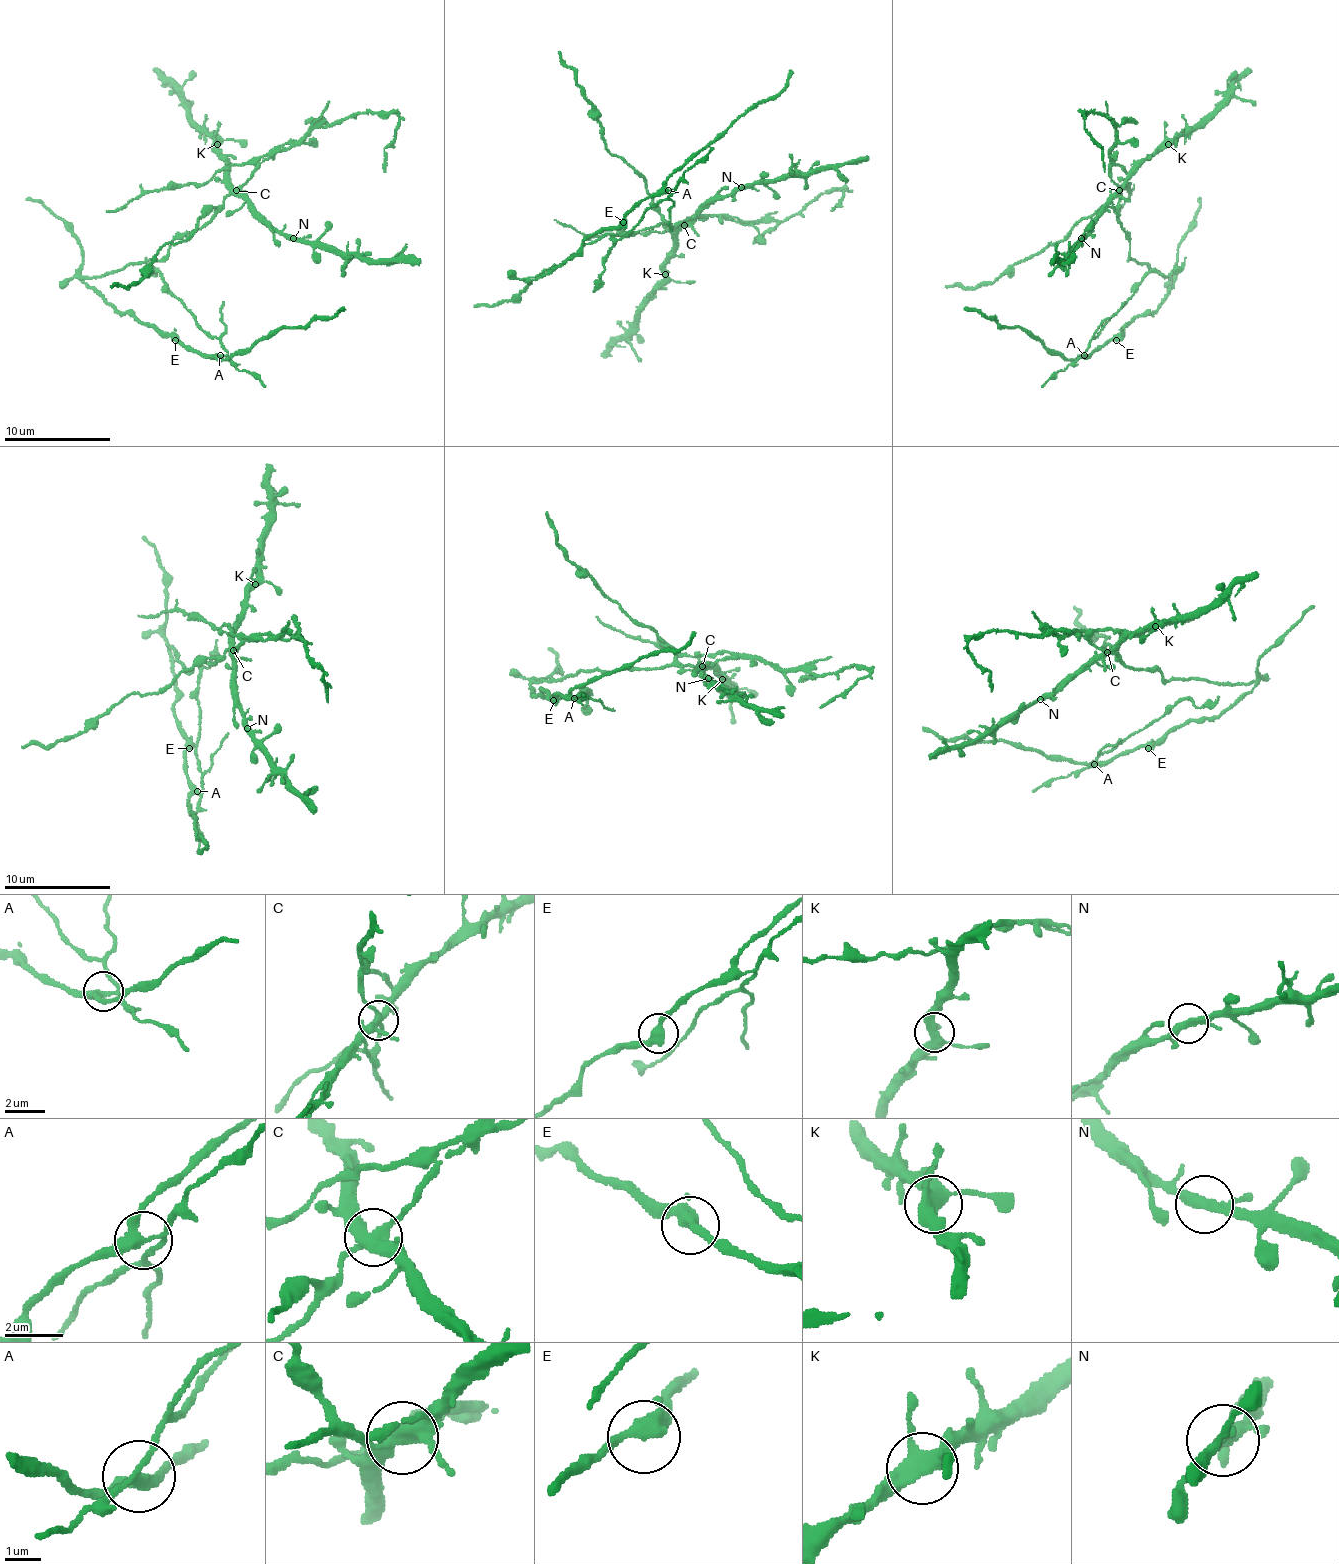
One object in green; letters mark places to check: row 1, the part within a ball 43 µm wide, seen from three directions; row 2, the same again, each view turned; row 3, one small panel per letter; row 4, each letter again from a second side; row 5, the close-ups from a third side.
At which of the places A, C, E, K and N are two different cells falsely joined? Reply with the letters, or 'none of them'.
A, C

